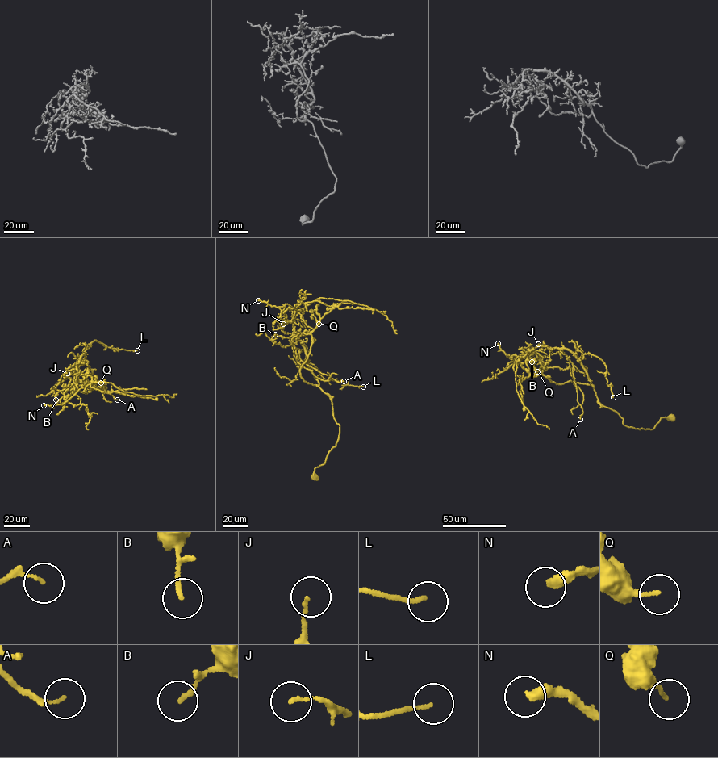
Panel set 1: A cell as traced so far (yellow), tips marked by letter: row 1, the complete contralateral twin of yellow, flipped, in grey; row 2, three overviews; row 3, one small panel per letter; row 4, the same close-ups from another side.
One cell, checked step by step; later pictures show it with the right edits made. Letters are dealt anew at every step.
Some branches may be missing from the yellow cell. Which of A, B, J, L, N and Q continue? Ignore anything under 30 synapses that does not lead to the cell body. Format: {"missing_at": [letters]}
{"missing_at": []}

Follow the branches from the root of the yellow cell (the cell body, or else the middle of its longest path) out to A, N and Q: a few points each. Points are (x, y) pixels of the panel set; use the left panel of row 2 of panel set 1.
A: (75, 372), (86, 389), (106, 388), (92, 376), (85, 354), (73, 365), (117, 399)
N: (75, 372), (86, 389), (106, 388), (92, 376), (84, 354), (76, 366), (79, 389), (63, 404), (43, 405)
Q: (75, 372), (89, 390), (106, 386), (89, 374), (76, 387), (82, 392), (102, 391), (96, 378), (101, 383)

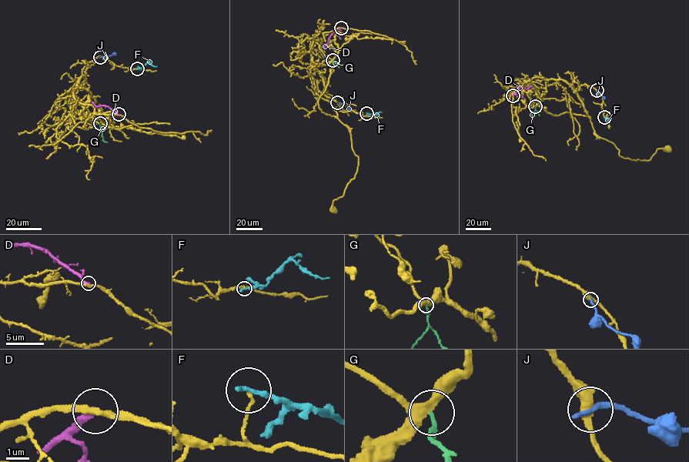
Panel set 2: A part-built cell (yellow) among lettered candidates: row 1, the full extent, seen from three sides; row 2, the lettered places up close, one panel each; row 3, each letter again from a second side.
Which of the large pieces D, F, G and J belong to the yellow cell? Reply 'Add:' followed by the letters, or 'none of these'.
Add: none of these

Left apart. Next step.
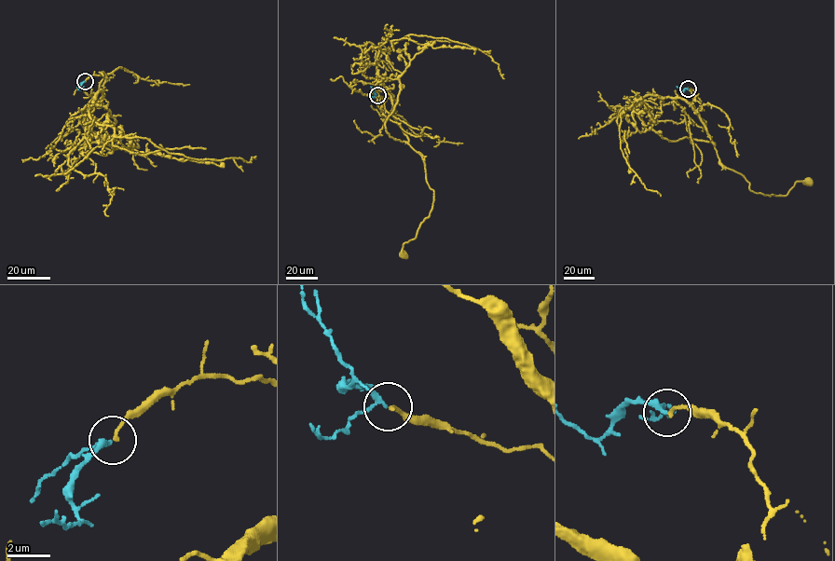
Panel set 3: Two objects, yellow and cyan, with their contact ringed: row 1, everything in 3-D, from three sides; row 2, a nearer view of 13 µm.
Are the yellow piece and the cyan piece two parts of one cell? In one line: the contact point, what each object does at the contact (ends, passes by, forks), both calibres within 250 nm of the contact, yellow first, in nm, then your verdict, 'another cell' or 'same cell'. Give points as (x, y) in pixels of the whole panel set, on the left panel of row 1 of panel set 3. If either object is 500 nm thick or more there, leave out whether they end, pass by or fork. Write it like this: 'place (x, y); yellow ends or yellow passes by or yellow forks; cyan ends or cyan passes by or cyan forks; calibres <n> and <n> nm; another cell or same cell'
place (85, 81); yellow ends; cyan passes by; calibres 160 and 200 nm; same cell

